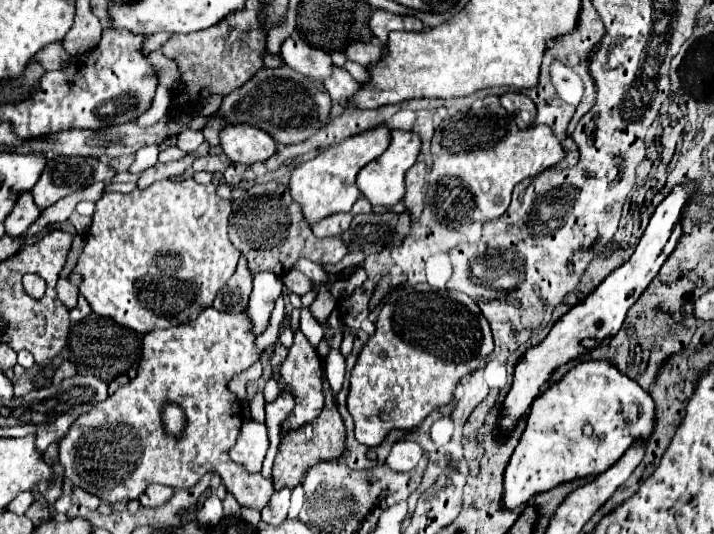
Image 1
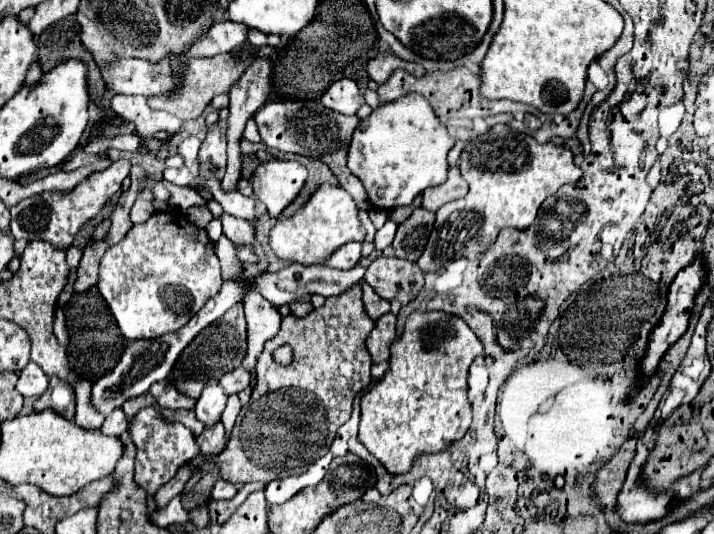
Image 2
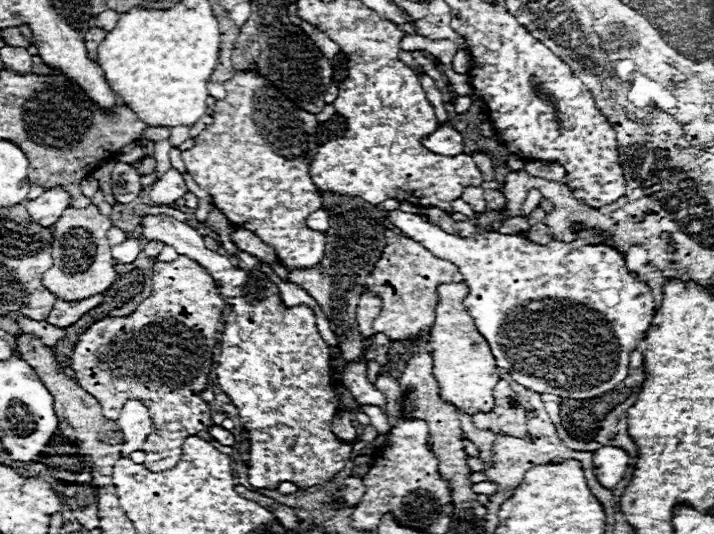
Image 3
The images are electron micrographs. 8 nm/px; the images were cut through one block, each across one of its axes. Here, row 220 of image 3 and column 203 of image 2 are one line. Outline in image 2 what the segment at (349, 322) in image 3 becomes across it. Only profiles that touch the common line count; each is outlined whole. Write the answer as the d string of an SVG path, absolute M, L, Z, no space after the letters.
M236 304L214 324L204 328L196 336L196 340L192 340L182 350L182 362L178 356L178 360L172 368L172 376L176 380L196 380L196 382L220 380L226 372L230 372L242 364L244 354L246 354L246 320L244 320L244 312L242 312L242 304Z

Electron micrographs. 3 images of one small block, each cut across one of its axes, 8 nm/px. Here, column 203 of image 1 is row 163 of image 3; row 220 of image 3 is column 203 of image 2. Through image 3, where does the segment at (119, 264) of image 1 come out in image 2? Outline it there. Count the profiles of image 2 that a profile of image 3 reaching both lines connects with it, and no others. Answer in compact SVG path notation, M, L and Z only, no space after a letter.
M158 212L148 222L136 224L130 232L114 246L106 250L100 260L100 276L98 276L98 290L106 304L110 306L118 328L128 340L142 340L142 338L158 338L168 332L176 332L182 328L194 312L198 312L212 296L218 294L222 286L220 276L220 262L214 254L214 244L208 238L206 230L194 228L182 212Z

